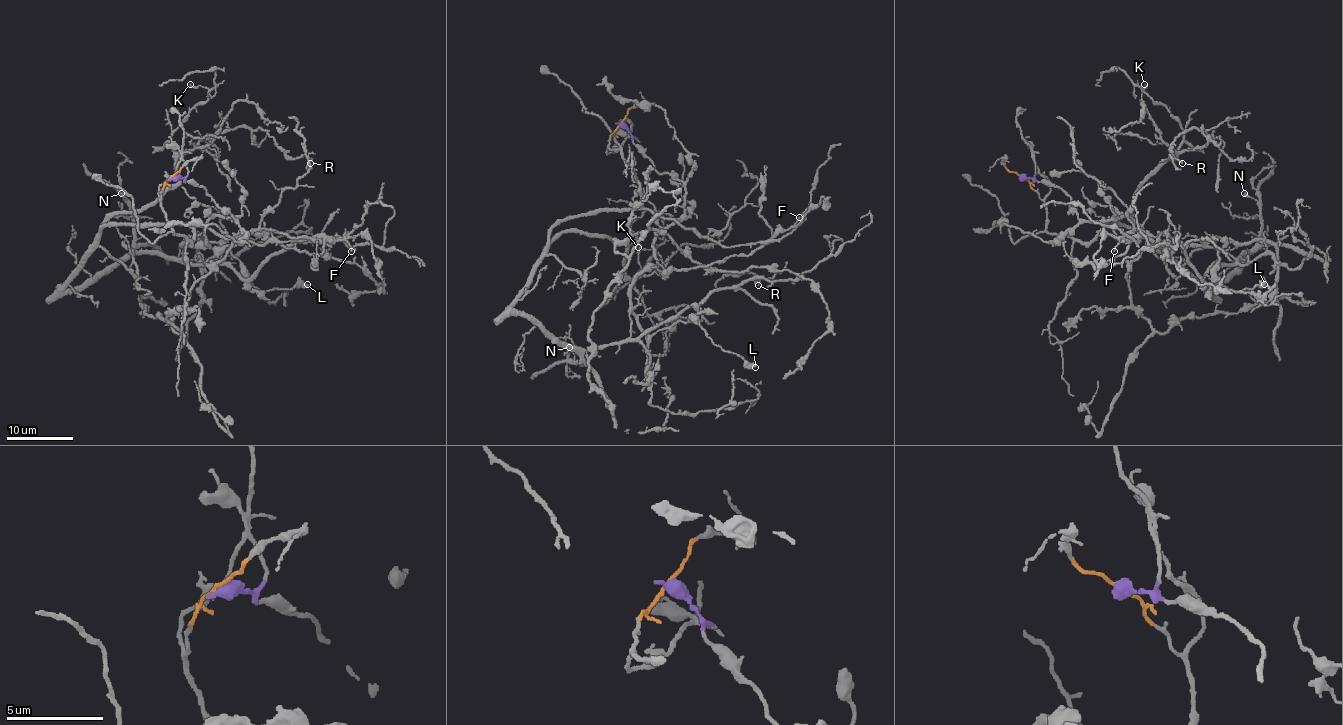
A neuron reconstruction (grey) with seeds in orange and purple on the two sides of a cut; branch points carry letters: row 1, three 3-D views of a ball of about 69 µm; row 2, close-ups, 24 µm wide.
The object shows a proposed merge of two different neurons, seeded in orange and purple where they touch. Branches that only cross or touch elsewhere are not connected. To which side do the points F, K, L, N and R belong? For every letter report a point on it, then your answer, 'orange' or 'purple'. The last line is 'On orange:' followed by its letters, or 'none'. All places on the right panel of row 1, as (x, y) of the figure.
F: at (1114, 251); purple
K: at (1144, 84); orange
L: at (1264, 284); purple
N: at (1244, 193); orange
R: at (1182, 163); orange
On orange: K, N, R

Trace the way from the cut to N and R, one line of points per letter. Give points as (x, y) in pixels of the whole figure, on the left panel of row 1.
N: (173, 176), (161, 203), (193, 240), (184, 225), (106, 225), (66, 290), (133, 246), (121, 193)
R: (173, 176), (161, 203), (191, 241), (101, 228), (229, 130), (309, 163)

